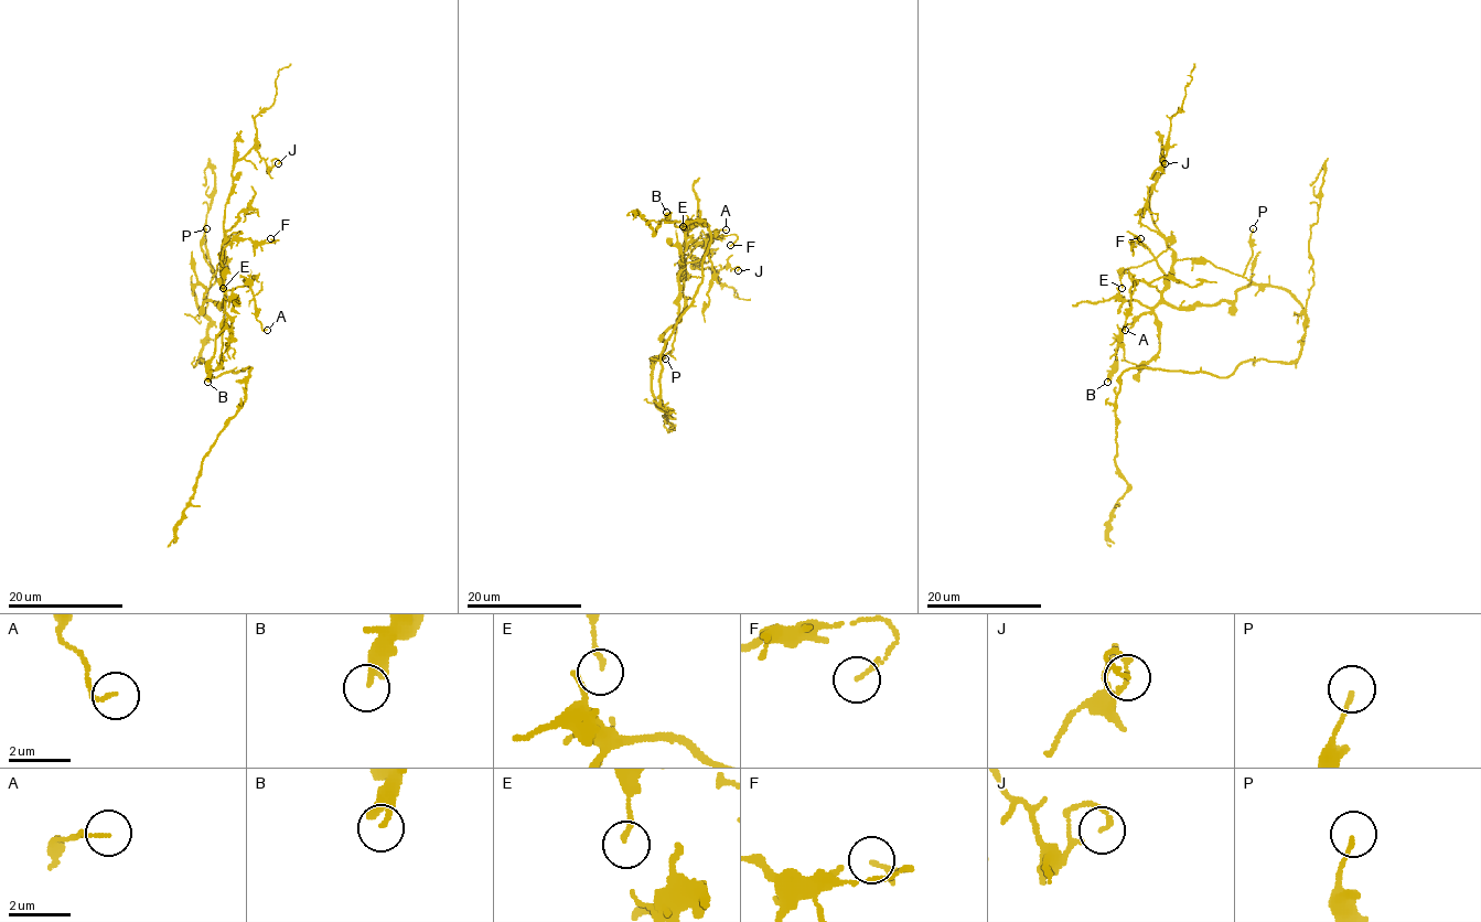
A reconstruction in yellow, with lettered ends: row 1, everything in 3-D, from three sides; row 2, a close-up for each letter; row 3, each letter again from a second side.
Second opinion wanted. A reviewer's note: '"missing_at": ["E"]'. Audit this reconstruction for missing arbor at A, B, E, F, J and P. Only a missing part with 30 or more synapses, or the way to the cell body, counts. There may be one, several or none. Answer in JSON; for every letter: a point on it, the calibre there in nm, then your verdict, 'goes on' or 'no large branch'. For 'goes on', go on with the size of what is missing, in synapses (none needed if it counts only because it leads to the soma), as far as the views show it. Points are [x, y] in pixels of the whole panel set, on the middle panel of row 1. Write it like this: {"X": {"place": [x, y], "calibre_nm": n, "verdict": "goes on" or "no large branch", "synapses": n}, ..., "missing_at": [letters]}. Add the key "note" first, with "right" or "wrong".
{"note": "wrong", "A": {"place": [726, 229], "calibre_nm": 110, "verdict": "no large branch"}, "B": {"place": [666, 212], "calibre_nm": 180, "verdict": "no large branch"}, "E": {"place": [683, 226], "calibre_nm": 100, "verdict": "no large branch"}, "F": {"place": [730, 245], "calibre_nm": 120, "verdict": "no large branch"}, "J": {"place": [738, 270], "calibre_nm": 130, "verdict": "no large branch"}, "P": {"place": [665, 358], "calibre_nm": 120, "verdict": "no large branch"}, "missing_at": []}

